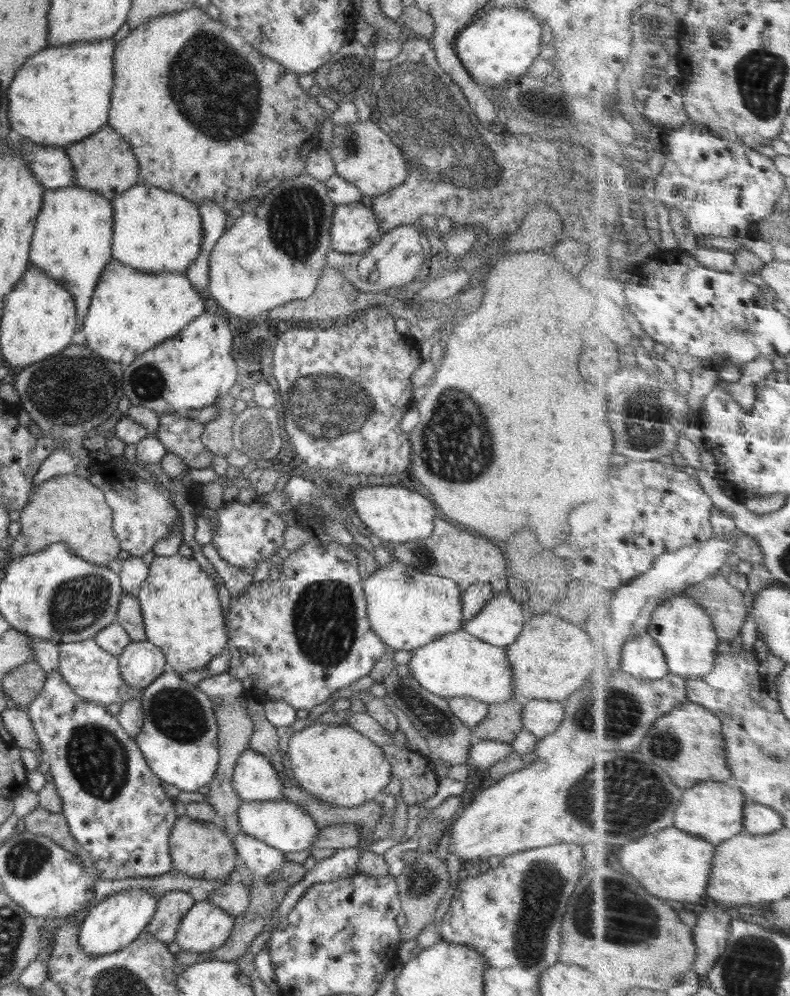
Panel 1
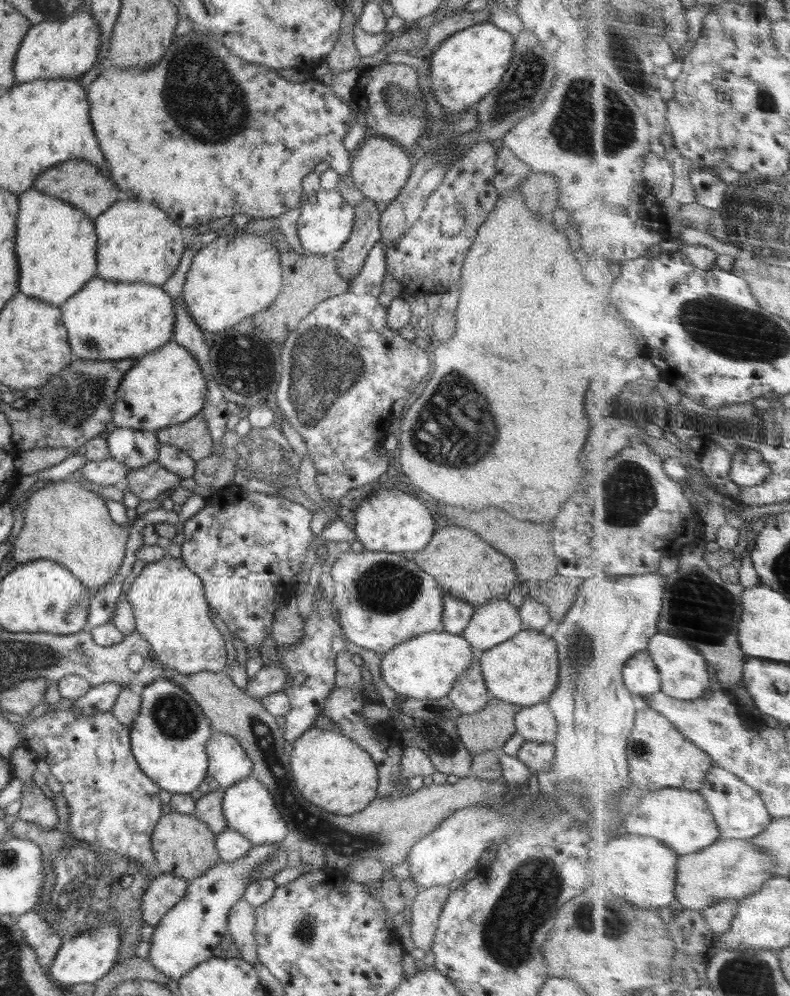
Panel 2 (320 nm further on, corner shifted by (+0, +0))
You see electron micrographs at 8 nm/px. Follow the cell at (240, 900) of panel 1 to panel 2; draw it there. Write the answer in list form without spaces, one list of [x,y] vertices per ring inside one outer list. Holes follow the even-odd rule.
[[[241,898],[228,913],[227,932],[231,934],[233,941],[240,952],[240,959],[250,963],[256,968],[258,956],[256,952],[255,907],[246,899]]]

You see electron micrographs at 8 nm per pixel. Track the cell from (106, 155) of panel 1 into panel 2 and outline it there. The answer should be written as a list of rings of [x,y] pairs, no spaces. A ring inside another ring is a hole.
[[[72,159],[53,165],[37,176],[33,186],[42,194],[63,199],[64,202],[78,210],[83,210],[92,219],[108,210],[112,203],[122,197],[111,175],[102,174],[99,171],[99,166],[94,166],[91,162],[83,159]]]

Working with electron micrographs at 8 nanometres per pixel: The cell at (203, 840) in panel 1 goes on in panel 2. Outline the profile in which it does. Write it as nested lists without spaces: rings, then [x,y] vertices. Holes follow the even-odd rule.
[[[174,811],[163,814],[151,834],[151,847],[158,872],[170,873],[187,880],[200,876],[221,860],[215,845],[216,837],[217,835],[205,822],[194,818],[191,814],[180,814]]]

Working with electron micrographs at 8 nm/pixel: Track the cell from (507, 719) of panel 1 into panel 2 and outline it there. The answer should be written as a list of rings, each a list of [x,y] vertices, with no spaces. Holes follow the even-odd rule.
[[[491,697],[482,710],[461,714],[455,720],[461,743],[472,756],[488,751],[500,753],[504,743],[516,733],[515,716],[520,709]]]

